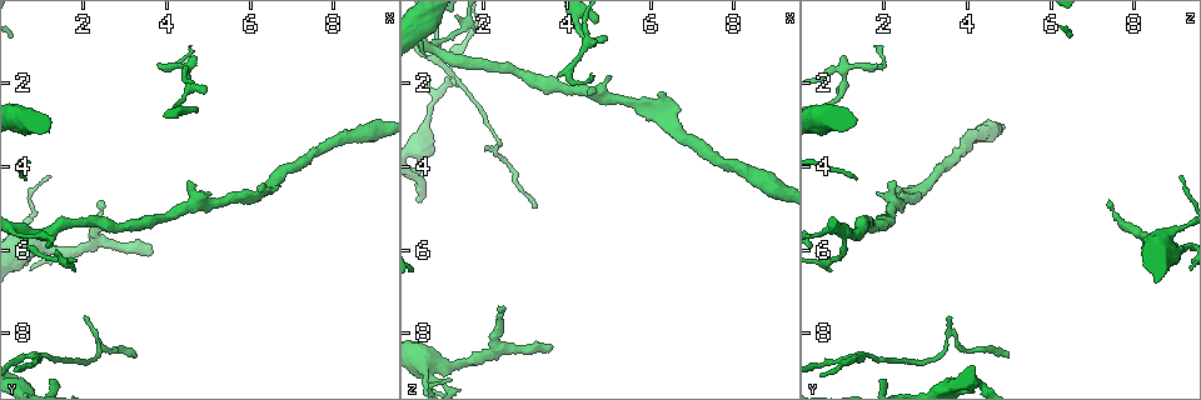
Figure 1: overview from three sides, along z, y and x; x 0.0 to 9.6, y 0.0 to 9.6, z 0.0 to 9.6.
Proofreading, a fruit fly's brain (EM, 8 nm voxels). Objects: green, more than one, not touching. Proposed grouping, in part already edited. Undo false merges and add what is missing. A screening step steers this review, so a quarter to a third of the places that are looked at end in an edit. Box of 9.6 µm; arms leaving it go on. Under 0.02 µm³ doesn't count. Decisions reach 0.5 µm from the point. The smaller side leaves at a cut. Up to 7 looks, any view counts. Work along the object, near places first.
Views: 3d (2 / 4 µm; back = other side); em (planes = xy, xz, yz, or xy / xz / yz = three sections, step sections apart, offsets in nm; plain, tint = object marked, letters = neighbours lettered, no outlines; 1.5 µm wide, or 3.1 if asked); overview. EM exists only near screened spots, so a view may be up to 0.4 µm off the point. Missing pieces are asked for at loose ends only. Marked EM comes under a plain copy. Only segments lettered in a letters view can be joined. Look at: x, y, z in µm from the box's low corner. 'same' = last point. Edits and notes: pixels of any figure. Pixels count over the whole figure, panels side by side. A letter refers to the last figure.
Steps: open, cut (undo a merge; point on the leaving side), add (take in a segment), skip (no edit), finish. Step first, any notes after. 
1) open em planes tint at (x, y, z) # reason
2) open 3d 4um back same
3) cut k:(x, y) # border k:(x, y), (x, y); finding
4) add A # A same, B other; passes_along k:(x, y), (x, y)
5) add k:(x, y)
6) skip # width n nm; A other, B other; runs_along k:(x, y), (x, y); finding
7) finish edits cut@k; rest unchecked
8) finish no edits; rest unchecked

open 3d 4um at (4.50, 4.40, 2.15)

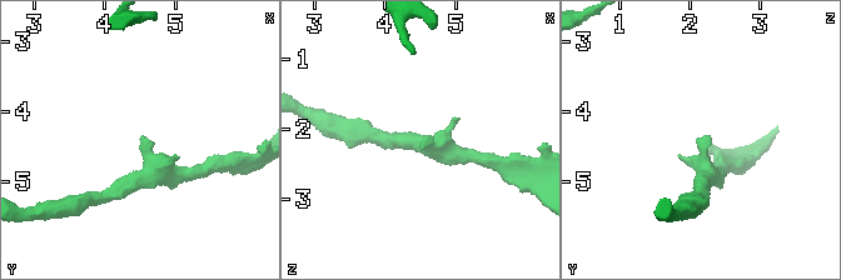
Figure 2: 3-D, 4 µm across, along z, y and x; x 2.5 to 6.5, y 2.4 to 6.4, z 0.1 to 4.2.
open em planes letters at (4.55, 4.35, 2.20)

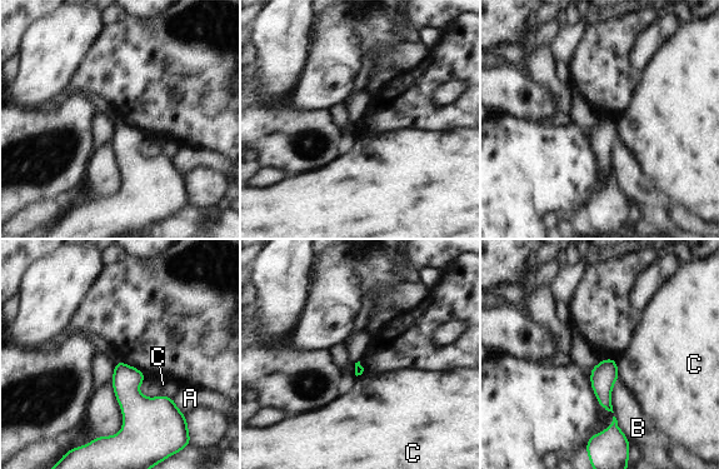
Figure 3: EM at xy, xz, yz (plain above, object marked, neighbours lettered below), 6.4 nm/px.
skip # A other, B other, C other; border 3:(615, 359), (619, 378); none of them fits

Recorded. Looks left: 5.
open 3d 4um at (0.60, 5.55, 1.15) # sharp bend

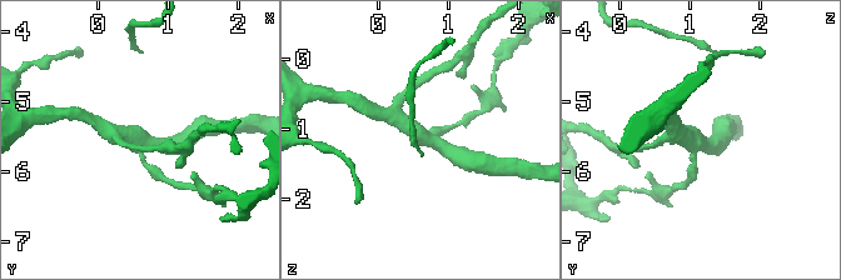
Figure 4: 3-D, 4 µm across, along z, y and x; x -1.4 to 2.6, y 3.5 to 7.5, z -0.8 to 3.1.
open em xy step 4 tint at (0.65, 5.60, 1.10) # arms 3; shape alone is not enough

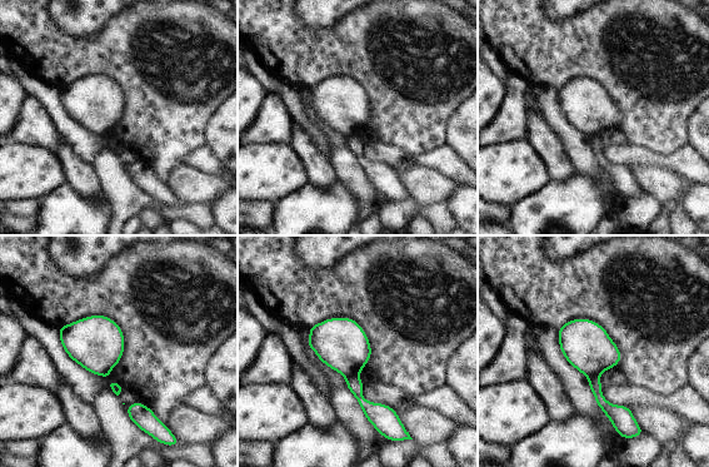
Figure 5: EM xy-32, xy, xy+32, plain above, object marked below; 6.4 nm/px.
open em xy step 4 letters same

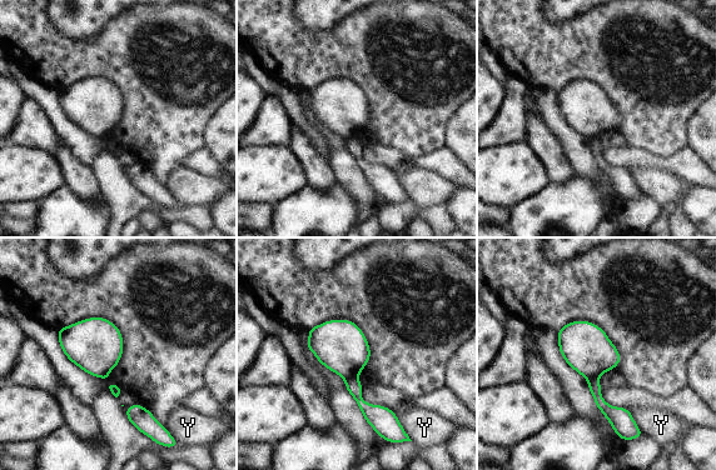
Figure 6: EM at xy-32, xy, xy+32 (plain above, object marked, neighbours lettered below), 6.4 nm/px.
cut 6:(354, 388) # width 300 nm; longest_contact Y 170 nm; Y other; a second neuron is stuck on

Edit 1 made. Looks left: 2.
finish edits cut@6; rest unchecked

